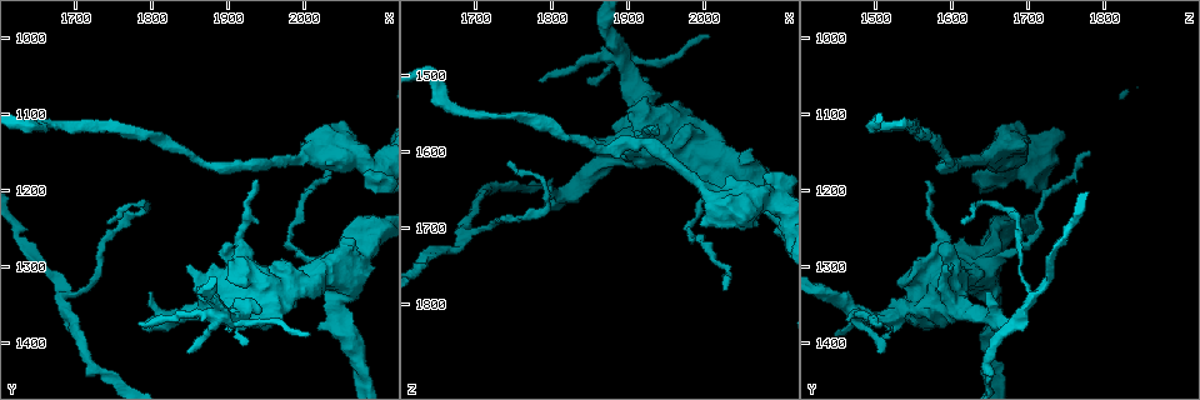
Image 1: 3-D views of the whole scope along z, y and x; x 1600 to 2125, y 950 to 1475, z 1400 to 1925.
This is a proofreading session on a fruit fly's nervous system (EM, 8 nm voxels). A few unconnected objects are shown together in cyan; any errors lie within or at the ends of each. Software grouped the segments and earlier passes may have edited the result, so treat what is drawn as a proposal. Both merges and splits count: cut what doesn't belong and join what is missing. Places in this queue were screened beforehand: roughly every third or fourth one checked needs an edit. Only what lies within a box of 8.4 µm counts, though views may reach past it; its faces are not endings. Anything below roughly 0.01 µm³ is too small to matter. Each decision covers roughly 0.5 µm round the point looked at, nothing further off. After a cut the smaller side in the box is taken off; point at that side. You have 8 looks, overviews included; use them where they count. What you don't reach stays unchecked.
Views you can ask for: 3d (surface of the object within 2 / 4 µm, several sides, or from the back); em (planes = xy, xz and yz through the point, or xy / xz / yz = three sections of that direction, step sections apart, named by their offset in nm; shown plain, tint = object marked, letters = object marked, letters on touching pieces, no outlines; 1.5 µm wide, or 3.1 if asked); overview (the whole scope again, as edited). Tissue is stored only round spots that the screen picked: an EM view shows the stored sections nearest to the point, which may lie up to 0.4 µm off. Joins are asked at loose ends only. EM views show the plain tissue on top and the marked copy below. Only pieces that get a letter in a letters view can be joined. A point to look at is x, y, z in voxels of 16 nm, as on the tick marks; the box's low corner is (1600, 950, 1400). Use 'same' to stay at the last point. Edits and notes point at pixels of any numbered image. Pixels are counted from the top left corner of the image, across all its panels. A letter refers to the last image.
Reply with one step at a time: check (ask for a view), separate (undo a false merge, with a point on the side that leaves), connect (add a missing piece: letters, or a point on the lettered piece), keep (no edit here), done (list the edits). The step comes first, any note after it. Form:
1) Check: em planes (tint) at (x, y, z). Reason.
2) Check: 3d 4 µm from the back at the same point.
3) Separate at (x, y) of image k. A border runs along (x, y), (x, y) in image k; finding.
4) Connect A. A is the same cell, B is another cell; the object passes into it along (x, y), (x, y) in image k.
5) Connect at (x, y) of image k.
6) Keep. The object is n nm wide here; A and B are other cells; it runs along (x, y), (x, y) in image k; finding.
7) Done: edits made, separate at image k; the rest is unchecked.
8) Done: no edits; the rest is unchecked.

Check: em planes (letters) at (1785, 1375, 1675). Branch stops here.

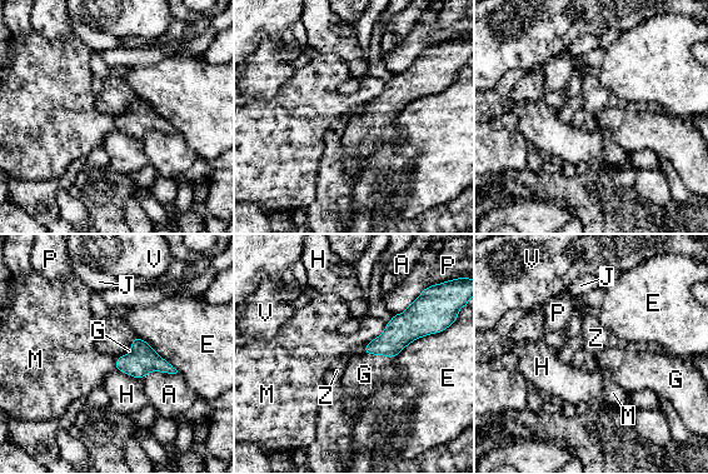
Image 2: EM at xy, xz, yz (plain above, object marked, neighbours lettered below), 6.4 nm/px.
Connect at (364, 374) of image 2. The longest contact is with E, 340 nm; G is the same cell, A, E, H, J, M, P, V and Z are other cells; the object passes into it along (404, 328), (378, 354), (364, 374) in image 2; the cell continues.

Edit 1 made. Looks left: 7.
Check: em planes (tint) at (1795, 1215, 1660). Sharp bend.

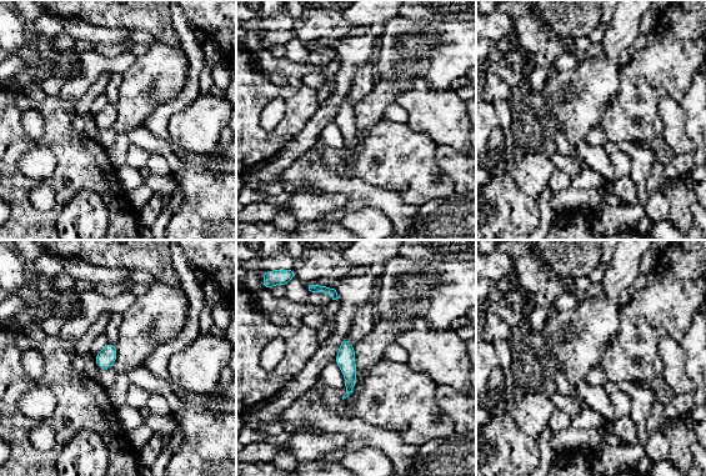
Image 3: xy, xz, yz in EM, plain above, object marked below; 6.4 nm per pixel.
Check: em planes (letters) at the same point. See the neighbours.

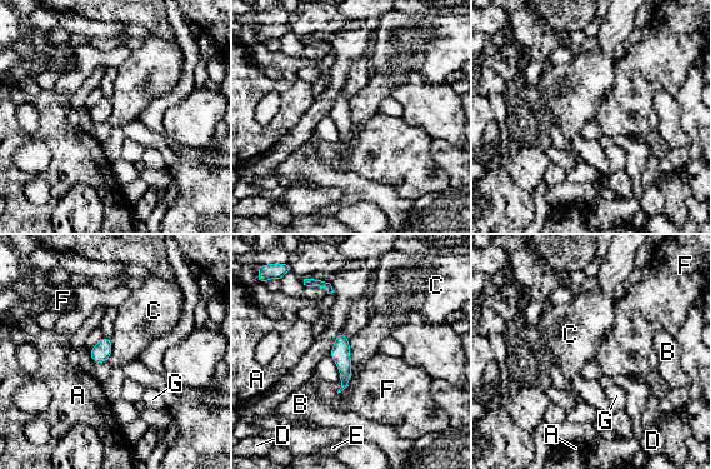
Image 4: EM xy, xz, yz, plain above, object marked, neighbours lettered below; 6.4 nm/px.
Keep. The object is 120 nm wide here; A, B, C, D, E, F and G are other cells; a border runs along (348, 342), (353, 362) in image 4; one cell here.

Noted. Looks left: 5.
Check: 3d 2 µm at (1740, 1115, 1550). Narrows sharply.

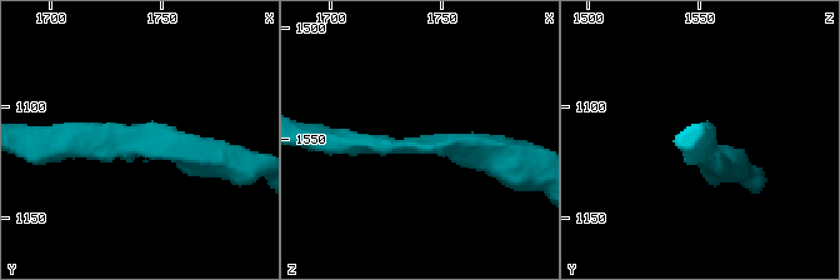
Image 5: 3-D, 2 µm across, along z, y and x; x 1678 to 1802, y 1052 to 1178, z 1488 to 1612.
Check: em 3.1 µm yz step 8 (tint) at (1740, 1117, 1551). The arms are 190, 240 nm wide; shape alone is not enough.

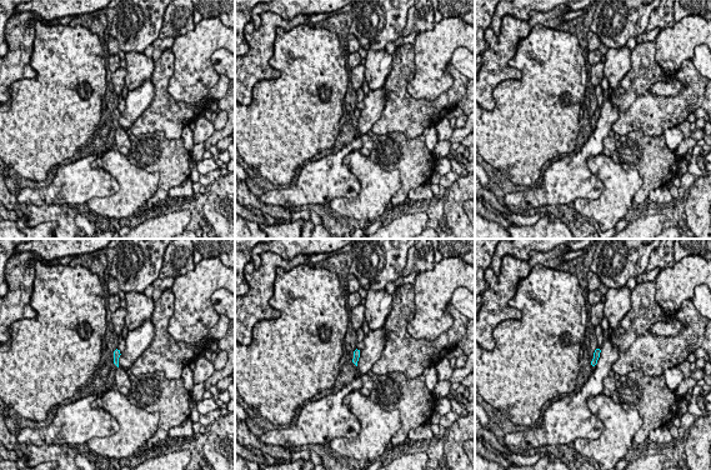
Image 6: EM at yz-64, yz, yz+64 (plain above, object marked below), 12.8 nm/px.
Check: em 3.1 µm planes (letters) at the same point.

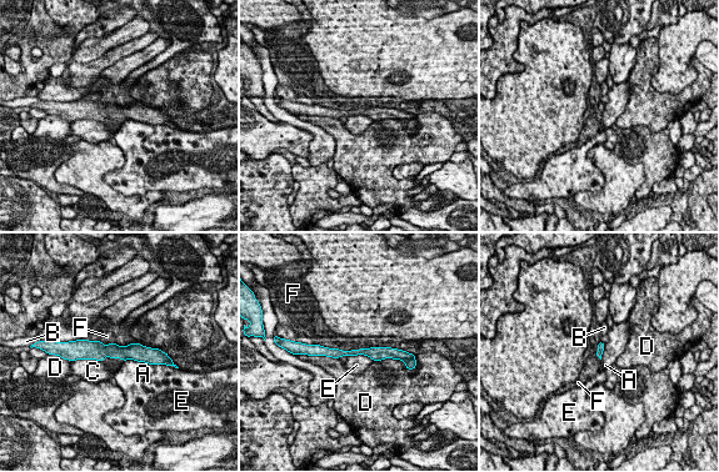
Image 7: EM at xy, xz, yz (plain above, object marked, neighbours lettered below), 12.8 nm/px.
Keep. The longest contact is with F, 600 nm; A, B, C, D, E and F are other cells; continuous, no second cell.

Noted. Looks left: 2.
Done: edits made, connect at image 2; the rest is unchecked.

